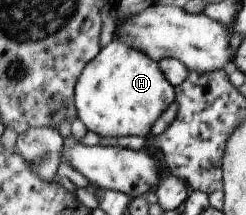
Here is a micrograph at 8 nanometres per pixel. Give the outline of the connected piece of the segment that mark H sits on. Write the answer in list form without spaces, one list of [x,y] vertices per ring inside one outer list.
[[[114,35],[110,42],[82,68],[73,87],[77,118],[87,131],[99,137],[140,136],[148,138],[151,125],[173,102],[174,89],[158,64]]]

